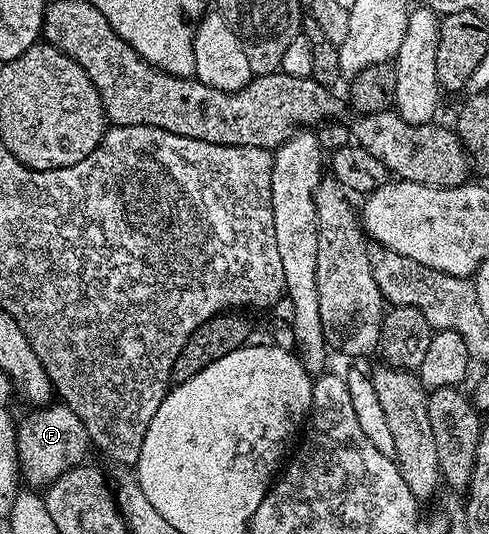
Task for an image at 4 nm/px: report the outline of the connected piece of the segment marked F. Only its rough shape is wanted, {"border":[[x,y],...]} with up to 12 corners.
{"border":[[63,404],[29,409],[16,427],[18,474],[47,488],[90,451]]}

